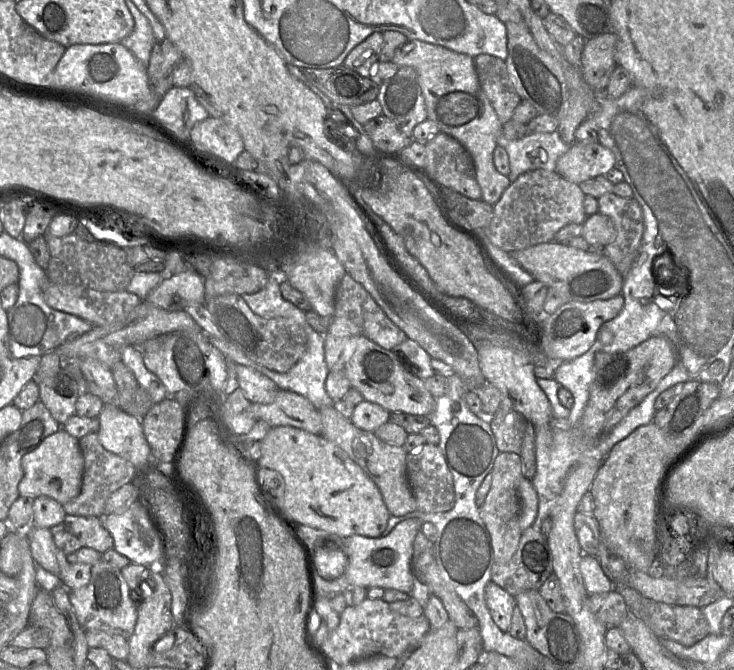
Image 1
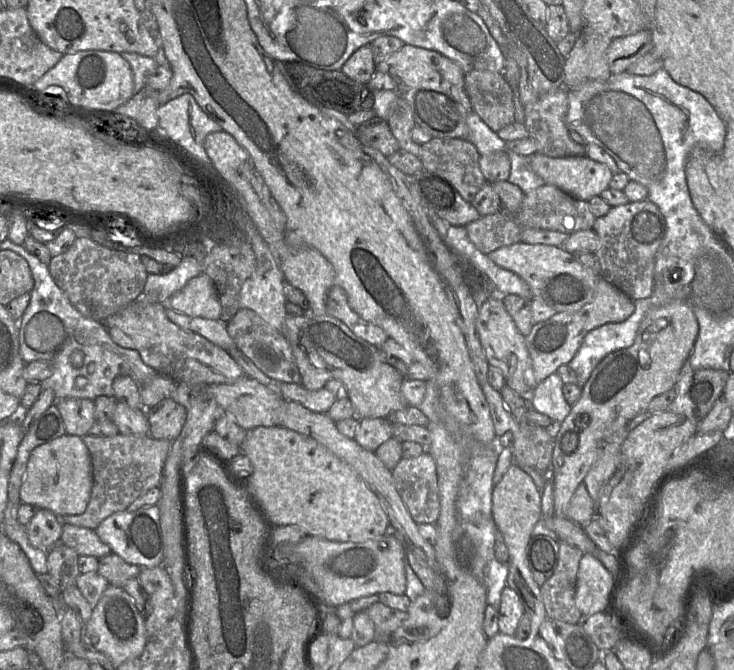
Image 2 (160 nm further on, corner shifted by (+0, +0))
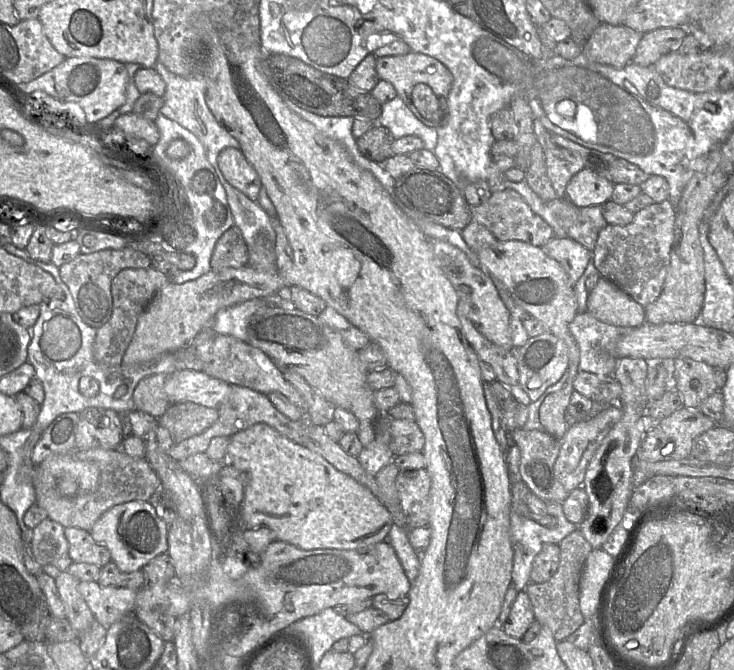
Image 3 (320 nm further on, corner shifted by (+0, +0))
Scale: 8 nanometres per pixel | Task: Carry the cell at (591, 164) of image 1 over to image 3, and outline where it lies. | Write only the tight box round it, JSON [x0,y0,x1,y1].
[566,168,614,207]

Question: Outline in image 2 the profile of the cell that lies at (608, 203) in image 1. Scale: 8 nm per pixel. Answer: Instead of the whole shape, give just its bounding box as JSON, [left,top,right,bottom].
[593,199,666,301]

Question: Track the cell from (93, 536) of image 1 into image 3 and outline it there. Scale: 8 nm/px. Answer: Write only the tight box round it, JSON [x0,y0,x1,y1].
[64,528,111,568]

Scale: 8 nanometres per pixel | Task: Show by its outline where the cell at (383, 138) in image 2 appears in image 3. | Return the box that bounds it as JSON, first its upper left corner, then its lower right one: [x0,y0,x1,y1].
[356,124,394,163]

